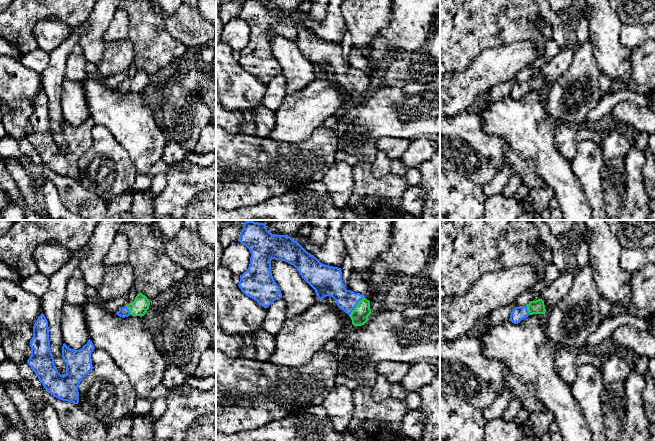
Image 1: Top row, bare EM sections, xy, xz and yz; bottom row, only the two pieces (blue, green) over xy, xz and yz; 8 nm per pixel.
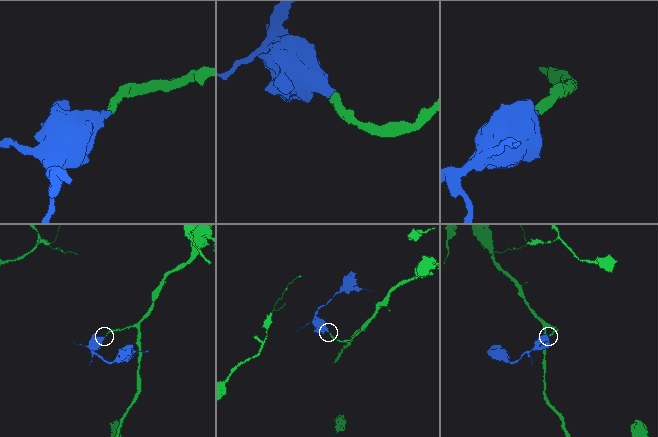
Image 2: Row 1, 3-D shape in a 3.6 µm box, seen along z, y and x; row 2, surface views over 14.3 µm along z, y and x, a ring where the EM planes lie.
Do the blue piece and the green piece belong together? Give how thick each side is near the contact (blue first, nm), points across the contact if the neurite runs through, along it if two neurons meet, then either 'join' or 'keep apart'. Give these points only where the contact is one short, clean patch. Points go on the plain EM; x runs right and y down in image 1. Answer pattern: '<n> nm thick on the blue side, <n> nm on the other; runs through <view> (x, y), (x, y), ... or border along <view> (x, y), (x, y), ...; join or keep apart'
180 nm thick on the blue side, 140 nm on the other; runs through xz (332, 61), (355, 82), (359, 86), (359, 92); join

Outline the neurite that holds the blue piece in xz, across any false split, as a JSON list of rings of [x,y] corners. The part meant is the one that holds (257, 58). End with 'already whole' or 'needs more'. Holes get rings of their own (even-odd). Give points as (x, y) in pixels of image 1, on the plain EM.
[[[244,0],[238,17],[245,21],[250,29],[248,45],[240,51],[239,64],[248,73],[254,75],[264,84],[275,76],[282,74],[282,69],[271,49],[271,36],[281,36],[293,41],[301,53],[315,66],[318,75],[331,72],[337,82],[348,90],[354,102],[362,102],[368,97],[371,89],[370,77],[365,71],[347,66],[342,56],[341,44],[325,41],[308,29],[297,17],[286,11],[275,11],[269,8],[266,0]]]; needs more

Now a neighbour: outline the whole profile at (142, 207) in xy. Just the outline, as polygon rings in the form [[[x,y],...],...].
[[[136,190],[133,195],[130,213],[133,220],[173,220],[170,216],[157,217],[154,214],[155,194],[150,190]]]

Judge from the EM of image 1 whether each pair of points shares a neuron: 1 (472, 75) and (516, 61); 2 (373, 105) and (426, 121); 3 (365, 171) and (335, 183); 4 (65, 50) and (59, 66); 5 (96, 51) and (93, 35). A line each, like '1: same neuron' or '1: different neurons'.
1: same neuron
2: same neuron
3: different neurons
4: same neuron
5: same neuron

